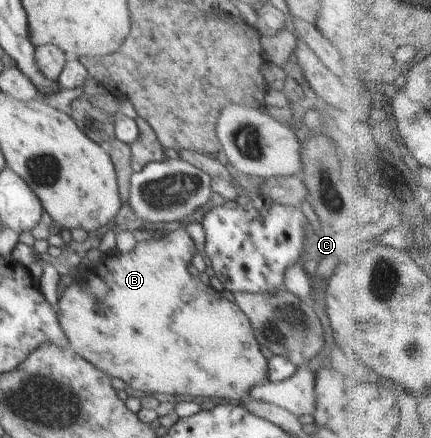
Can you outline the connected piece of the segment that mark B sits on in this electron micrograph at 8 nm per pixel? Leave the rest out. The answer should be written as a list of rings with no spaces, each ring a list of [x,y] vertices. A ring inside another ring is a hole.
[[[184,228],[174,230],[169,234],[165,234],[162,238],[152,238],[146,242],[137,242],[136,248],[131,253],[120,253],[101,255],[98,258],[98,264],[92,264],[92,268],[83,274],[82,277],[76,276],[73,284],[70,284],[64,290],[64,294],[59,298],[57,310],[57,318],[68,338],[70,349],[90,362],[96,369],[103,371],[111,379],[119,378],[134,389],[134,392],[143,392],[144,394],[152,394],[155,398],[164,399],[171,396],[190,396],[190,400],[240,400],[242,404],[251,401],[250,392],[252,389],[267,382],[267,366],[266,360],[260,350],[260,345],[256,341],[255,333],[249,319],[244,312],[226,296],[220,296],[220,293],[211,288],[210,285],[204,284],[200,278],[192,276],[188,272],[188,264],[191,259],[198,253],[197,245],[188,235]]]

